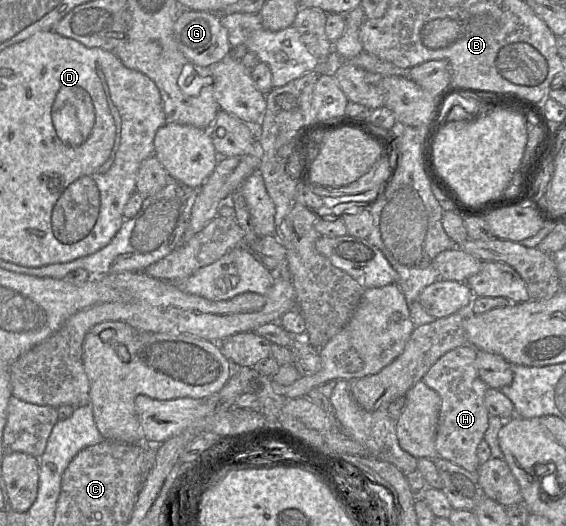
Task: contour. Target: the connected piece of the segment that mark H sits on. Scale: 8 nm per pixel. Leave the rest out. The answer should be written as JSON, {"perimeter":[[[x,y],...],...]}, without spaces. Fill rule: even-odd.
{"perimeter":[[[472,345],[459,346],[441,356],[421,379],[441,398],[435,439],[437,455],[471,473],[478,472],[477,447],[484,439],[490,415],[484,404],[488,386],[478,374],[476,356],[477,350]]]}

